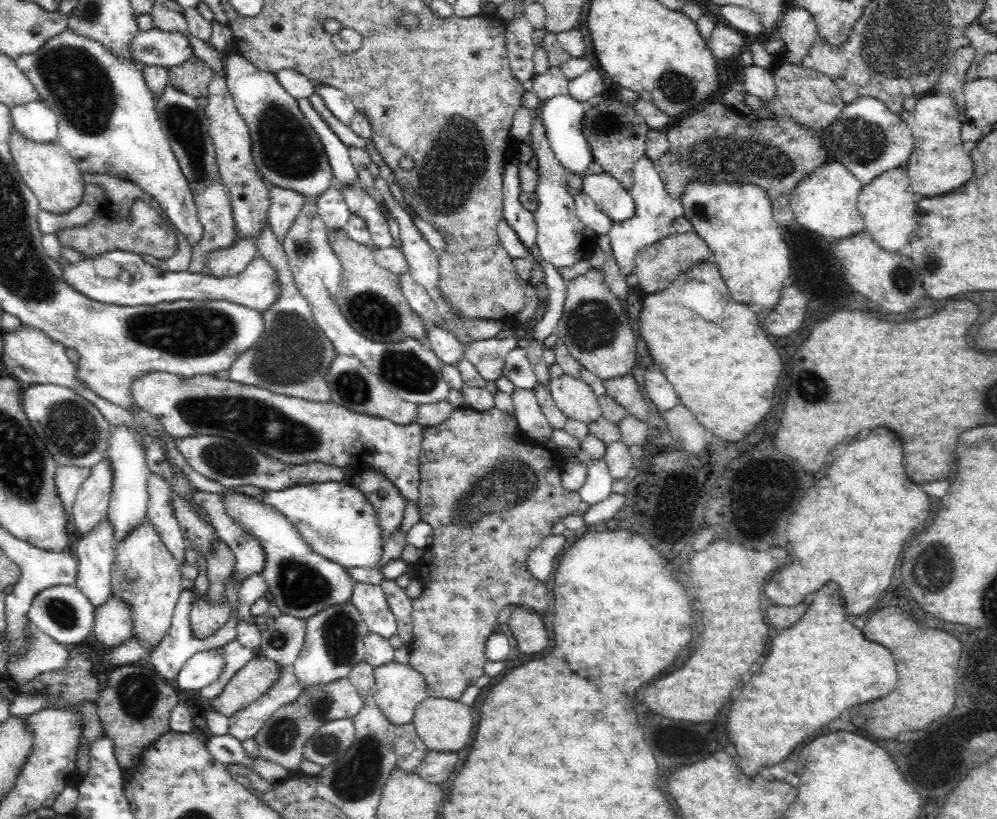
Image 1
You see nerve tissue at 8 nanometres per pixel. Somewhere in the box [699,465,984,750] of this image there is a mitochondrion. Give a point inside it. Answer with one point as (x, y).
(936, 574)

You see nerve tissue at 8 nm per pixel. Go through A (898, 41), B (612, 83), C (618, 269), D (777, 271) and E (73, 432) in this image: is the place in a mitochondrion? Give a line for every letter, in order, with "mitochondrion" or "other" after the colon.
A: mitochondrion
B: other
C: other
D: other
E: mitochondrion

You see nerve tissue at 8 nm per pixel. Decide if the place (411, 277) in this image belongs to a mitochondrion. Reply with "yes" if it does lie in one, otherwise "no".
no

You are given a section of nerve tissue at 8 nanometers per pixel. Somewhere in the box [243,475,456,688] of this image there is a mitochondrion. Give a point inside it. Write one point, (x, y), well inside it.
(300, 586)

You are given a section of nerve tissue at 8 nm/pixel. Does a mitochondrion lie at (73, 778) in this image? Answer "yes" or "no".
no

